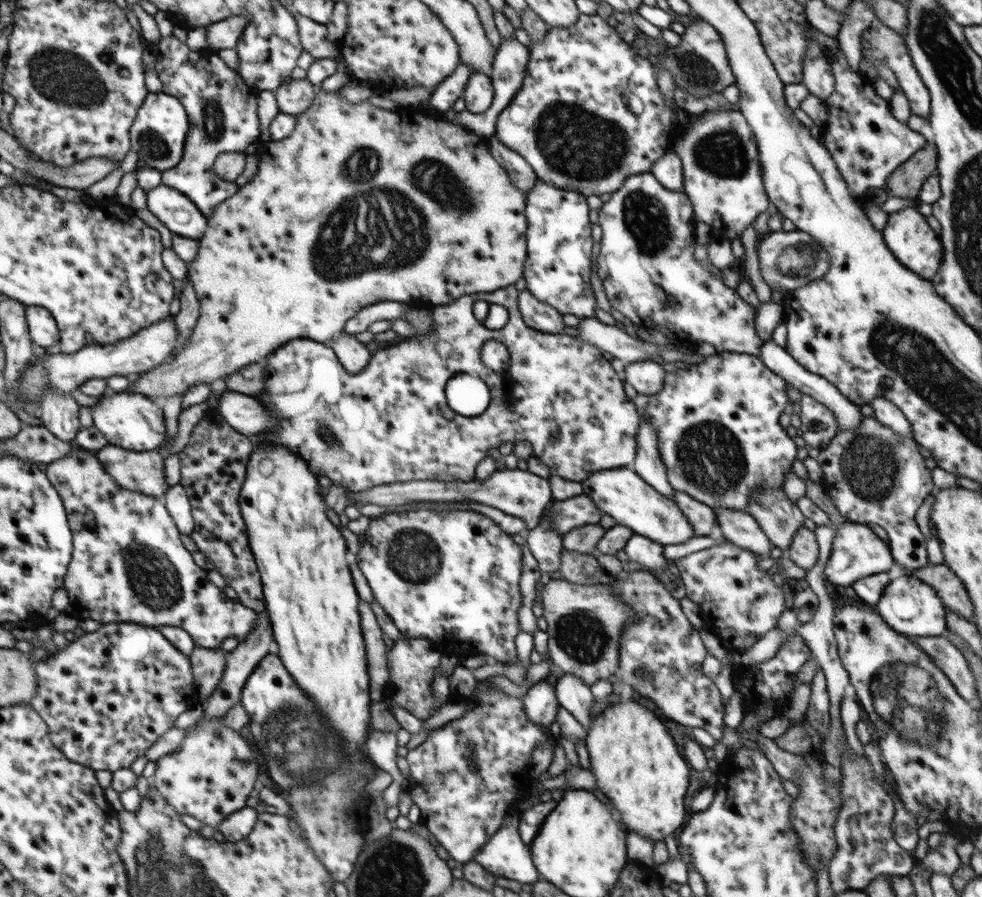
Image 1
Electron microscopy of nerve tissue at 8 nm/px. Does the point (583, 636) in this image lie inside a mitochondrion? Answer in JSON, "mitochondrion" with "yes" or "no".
{"mitochondrion":"yes"}

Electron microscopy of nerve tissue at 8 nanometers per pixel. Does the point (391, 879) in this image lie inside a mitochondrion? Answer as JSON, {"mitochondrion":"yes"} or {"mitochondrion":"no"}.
{"mitochondrion":"yes"}

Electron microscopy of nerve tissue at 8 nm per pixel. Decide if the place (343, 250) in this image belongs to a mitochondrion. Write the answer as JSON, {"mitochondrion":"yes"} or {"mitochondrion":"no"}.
{"mitochondrion":"yes"}

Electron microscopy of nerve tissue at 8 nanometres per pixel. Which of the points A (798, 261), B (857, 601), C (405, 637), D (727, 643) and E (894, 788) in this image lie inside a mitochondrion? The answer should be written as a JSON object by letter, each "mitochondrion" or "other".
{"A":"mitochondrion","B":"other","C":"other","D":"other","E":"other"}

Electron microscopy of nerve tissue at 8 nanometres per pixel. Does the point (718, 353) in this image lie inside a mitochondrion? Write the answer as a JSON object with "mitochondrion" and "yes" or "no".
{"mitochondrion":"no"}

